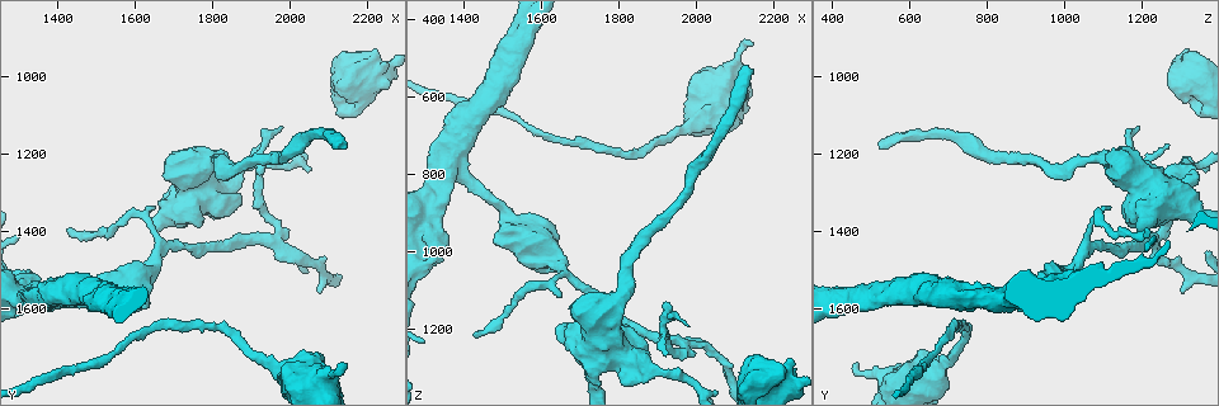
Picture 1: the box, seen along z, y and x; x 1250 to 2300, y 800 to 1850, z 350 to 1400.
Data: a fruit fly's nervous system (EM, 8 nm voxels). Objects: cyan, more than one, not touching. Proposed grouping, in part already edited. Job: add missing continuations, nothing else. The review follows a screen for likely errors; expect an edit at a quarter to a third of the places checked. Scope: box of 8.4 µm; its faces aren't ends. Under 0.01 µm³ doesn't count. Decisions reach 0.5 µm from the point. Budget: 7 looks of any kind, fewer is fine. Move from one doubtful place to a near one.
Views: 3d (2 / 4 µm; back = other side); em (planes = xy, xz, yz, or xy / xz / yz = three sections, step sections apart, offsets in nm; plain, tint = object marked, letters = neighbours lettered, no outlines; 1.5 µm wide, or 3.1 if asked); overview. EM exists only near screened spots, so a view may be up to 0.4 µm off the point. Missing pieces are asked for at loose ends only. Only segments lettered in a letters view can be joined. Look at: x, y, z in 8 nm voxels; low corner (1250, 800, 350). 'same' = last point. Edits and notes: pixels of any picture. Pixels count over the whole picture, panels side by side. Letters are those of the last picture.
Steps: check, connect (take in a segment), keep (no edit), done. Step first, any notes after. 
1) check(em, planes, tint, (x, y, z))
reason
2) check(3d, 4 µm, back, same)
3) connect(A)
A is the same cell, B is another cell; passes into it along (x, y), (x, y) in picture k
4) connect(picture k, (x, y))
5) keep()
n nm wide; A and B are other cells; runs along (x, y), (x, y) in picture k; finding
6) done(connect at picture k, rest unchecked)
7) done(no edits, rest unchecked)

check(em, planes, tint, (2080, 1555, 1310))

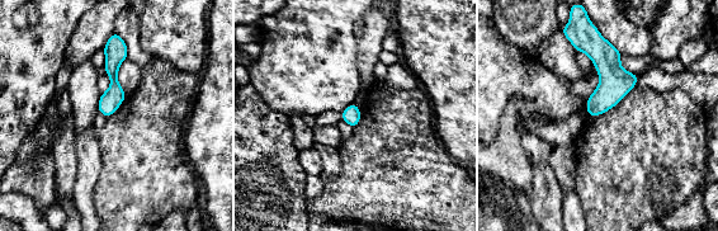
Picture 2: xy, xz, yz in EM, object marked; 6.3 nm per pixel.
check(em, planes, letters, same)

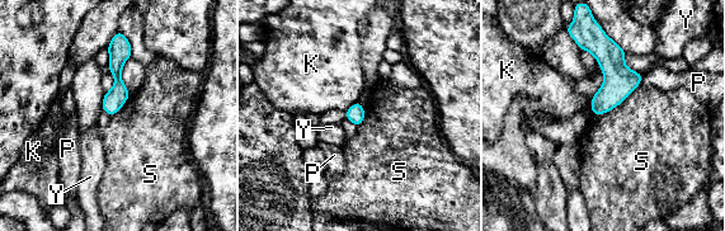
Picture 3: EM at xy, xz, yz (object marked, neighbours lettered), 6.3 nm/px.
keep()
S touches over 340 nm; K, P, S and Y are other cells; none of them fits

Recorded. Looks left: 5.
check(em, planes, letters, (2235, 960, 1270))
thick end

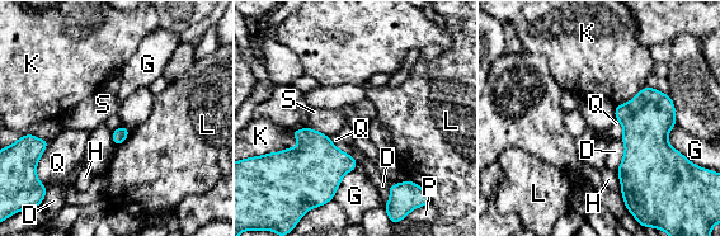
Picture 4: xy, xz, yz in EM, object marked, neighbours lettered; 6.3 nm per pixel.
keep()
D, G, H, K, L, P, Q and S are other cells; border along (130, 131), (128, 136), (116, 147) in picture 4; no lettered segment goes on from it

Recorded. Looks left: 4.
check(3d, 2 µm, (2145, 1735, 470))
branch stops here

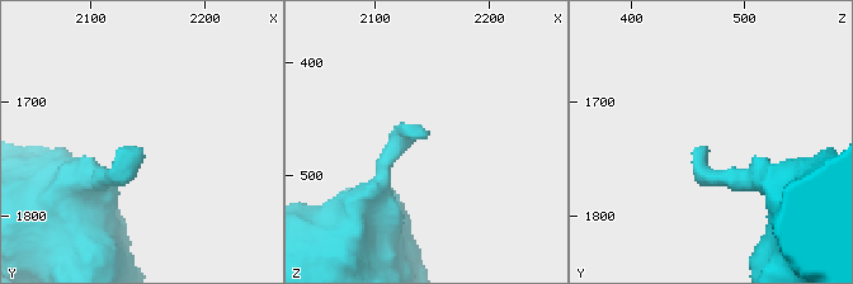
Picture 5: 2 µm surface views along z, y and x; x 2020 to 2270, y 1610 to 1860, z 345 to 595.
check(em, planes, tint, (2142, 1738, 468))
now the EM

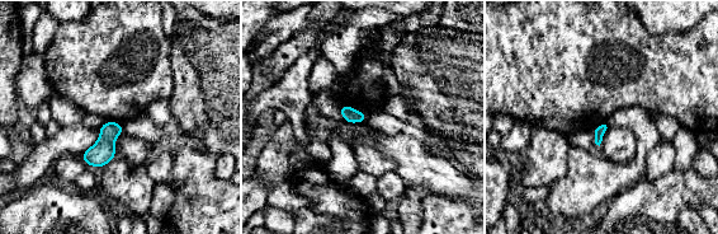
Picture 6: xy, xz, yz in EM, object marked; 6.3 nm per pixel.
check(em, planes, letters, same)

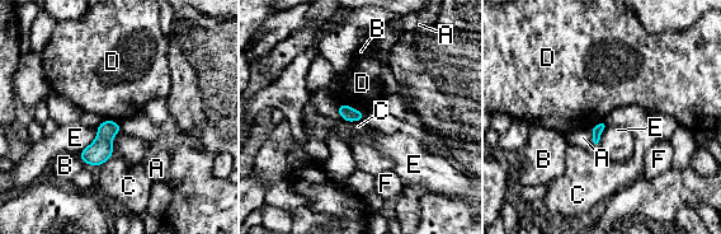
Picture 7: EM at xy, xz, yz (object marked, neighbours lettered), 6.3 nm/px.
keep()
A, B, C, D, E and F are other cells; border along (363, 120), (350, 122) in picture 7; no lettered segment goes on from it

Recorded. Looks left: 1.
done(no edits, rest unchecked)

